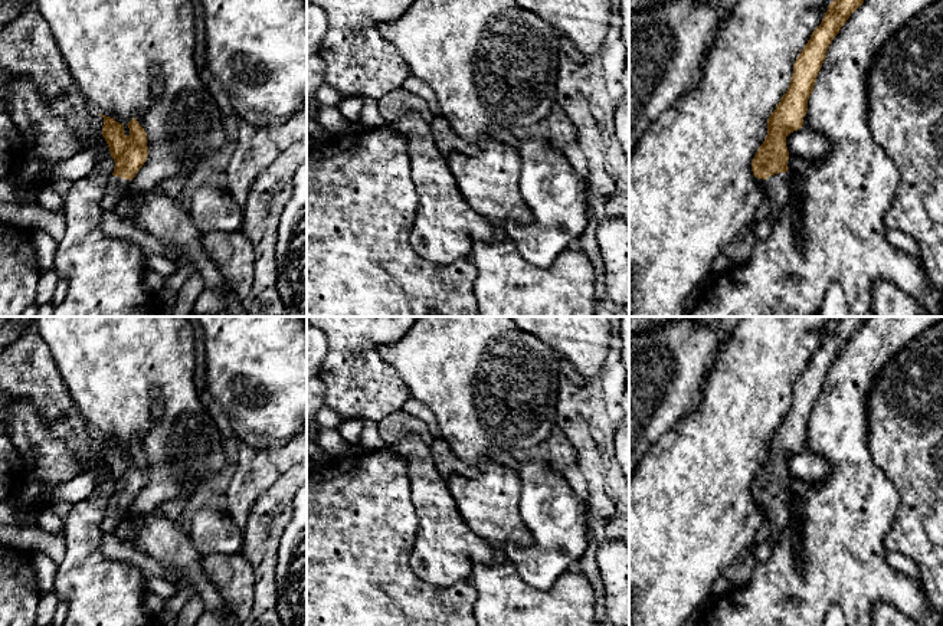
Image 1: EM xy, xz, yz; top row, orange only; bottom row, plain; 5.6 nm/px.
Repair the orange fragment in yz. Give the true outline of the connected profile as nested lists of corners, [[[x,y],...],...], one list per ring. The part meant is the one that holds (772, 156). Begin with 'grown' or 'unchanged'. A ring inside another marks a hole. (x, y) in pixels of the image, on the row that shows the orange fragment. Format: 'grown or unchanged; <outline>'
grown; [[[834,0],[828,6],[821,24],[812,32],[811,39],[793,63],[793,75],[788,91],[769,117],[767,135],[752,161],[752,171],[772,206],[769,219],[773,222],[777,220],[792,199],[786,137],[802,128],[808,99],[828,47],[862,3],[864,0]]]

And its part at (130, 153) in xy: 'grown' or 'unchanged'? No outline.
grown

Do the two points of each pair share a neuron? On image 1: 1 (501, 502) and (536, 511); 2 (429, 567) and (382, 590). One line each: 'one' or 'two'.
1: two
2: two

